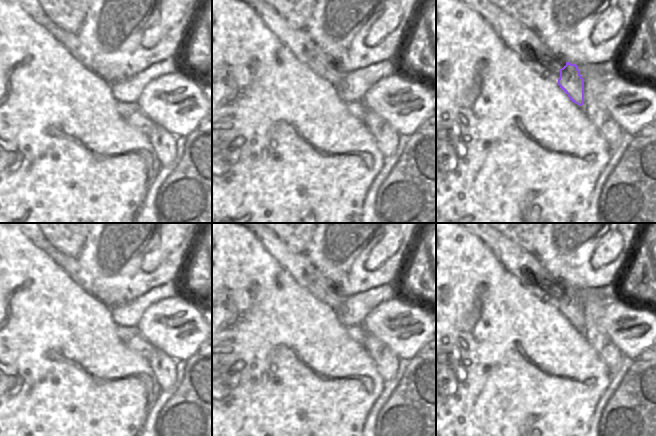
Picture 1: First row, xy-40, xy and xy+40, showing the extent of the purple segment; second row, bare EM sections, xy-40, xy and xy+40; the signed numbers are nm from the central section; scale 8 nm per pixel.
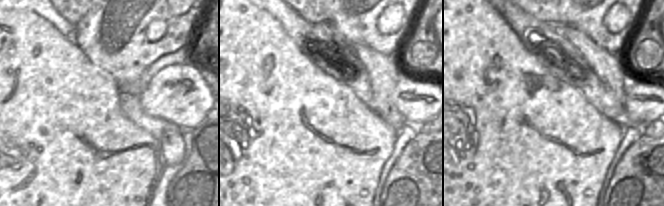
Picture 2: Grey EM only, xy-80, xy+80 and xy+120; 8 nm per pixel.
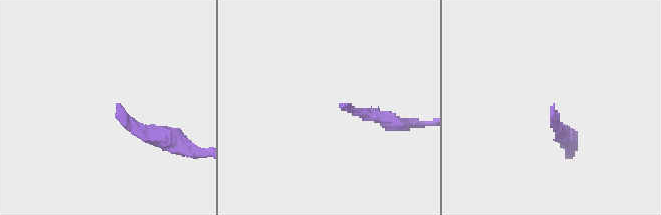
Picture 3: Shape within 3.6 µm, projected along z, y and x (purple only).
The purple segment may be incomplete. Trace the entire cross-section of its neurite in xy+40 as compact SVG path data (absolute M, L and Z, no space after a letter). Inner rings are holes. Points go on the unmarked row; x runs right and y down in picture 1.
M458 223L477 236L500 261L532 294L556 306L575 328L584 327L584 303L578 290L566 286L555 278L531 254L515 244L489 223Z

